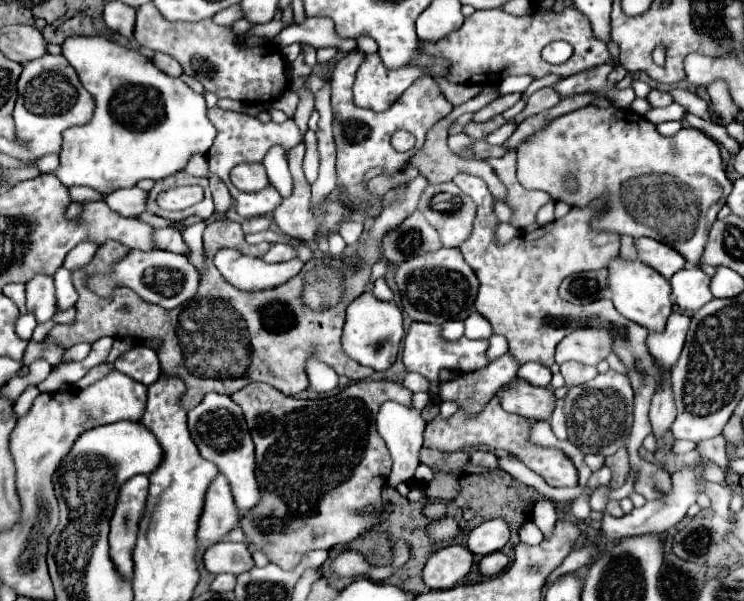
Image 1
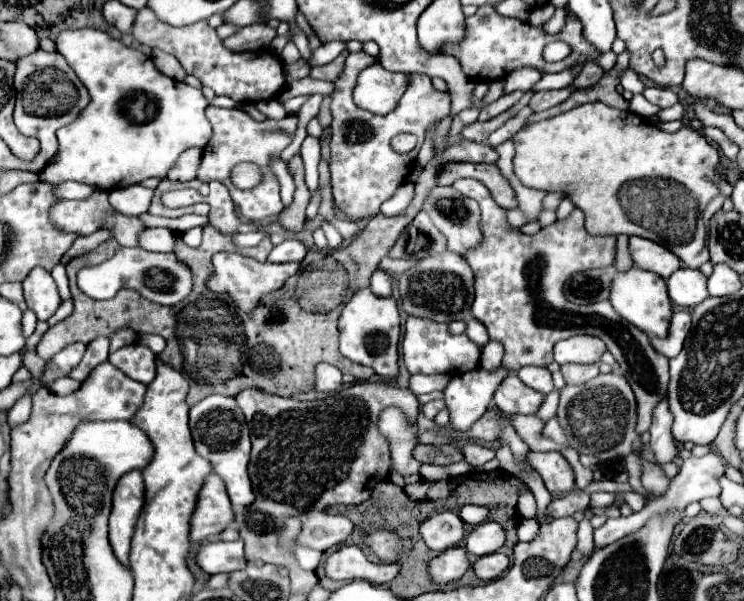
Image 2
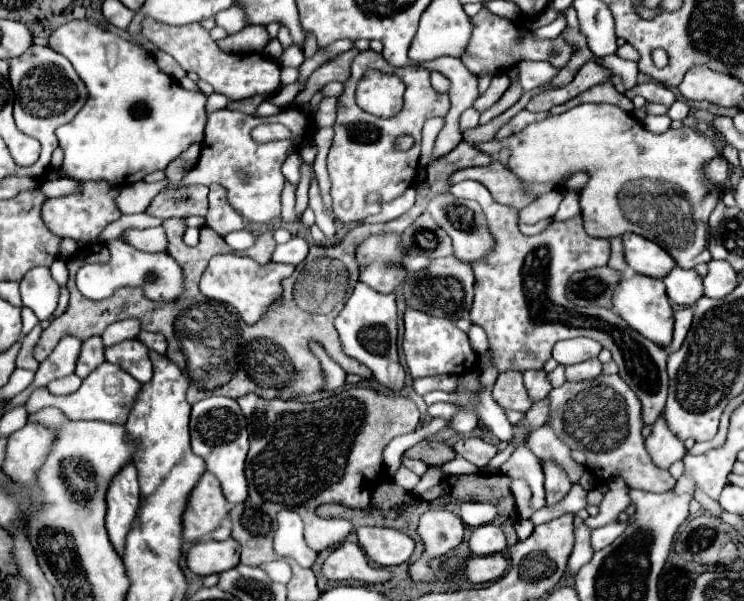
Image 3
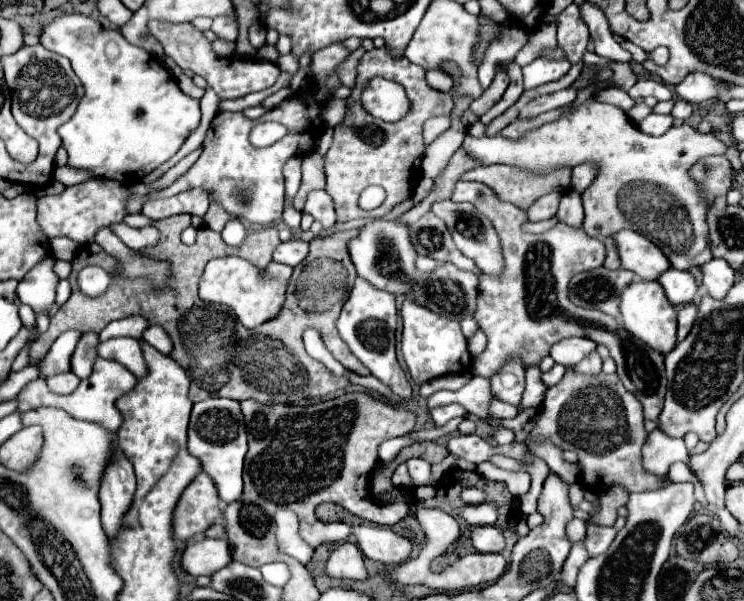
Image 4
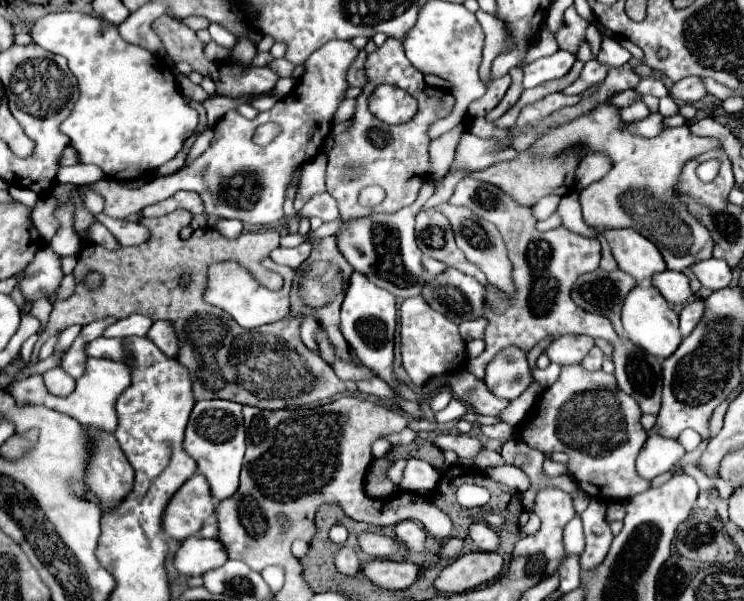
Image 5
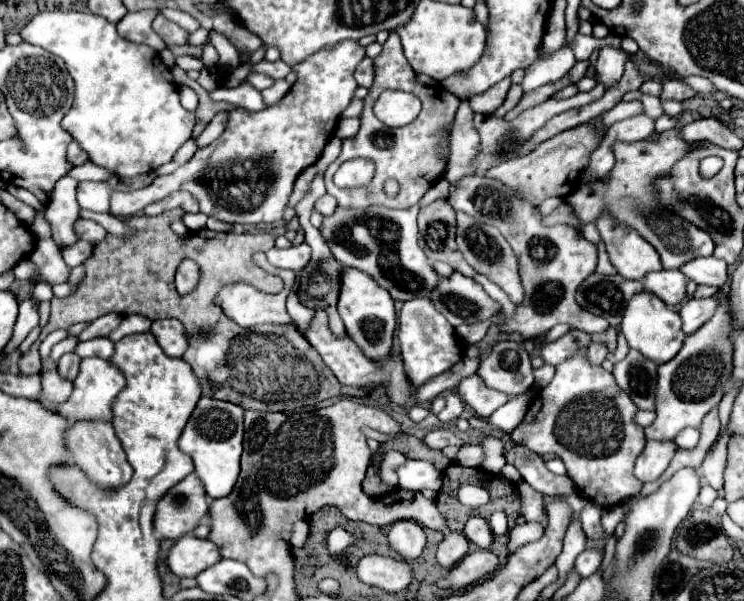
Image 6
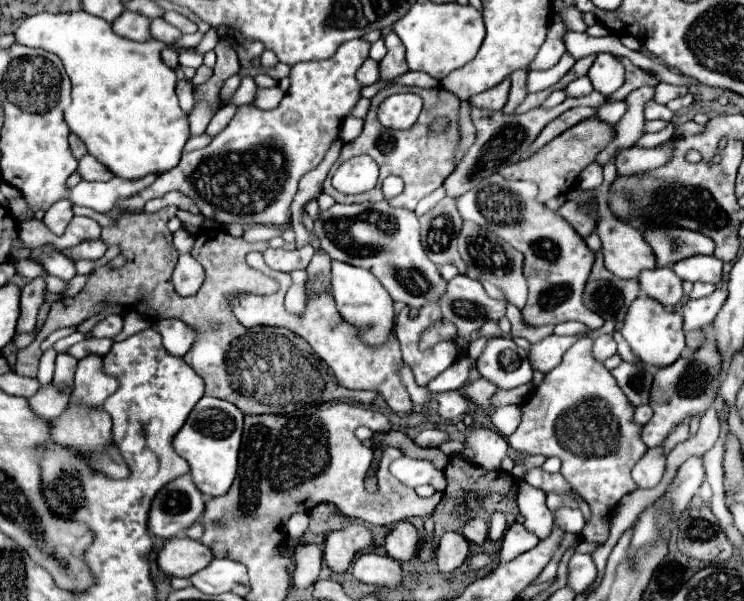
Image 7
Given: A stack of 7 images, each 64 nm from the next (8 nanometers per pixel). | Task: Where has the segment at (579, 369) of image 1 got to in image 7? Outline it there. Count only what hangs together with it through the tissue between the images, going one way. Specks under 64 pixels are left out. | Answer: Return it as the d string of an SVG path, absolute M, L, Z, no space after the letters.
M604 334L604 336L596 338L596 340L594 340L594 350L592 350L592 354L594 354L596 360L600 360L600 362L604 362L604 360L610 358L612 354L616 354L616 342L614 342L614 338L612 338L610 334Z

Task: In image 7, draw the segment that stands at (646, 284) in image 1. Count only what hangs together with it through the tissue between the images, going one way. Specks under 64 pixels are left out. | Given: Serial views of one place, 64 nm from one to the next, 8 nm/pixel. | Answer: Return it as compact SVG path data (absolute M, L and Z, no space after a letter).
M636 298L634 304L628 308L622 336L630 344L632 352L638 356L640 362L656 368L664 368L668 364L674 364L682 350L684 350L684 332L682 332L682 316L668 312L662 304L658 304L652 298Z

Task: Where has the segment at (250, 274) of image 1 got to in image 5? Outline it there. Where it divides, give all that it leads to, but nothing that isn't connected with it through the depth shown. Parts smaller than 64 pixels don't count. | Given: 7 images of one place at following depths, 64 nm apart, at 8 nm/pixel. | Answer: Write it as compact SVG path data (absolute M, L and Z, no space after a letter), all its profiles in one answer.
M264 258L262 264L268 270L278 272L284 278L284 288L278 292L272 292L268 288L262 288L256 284L256 280L238 264L234 262L224 262L224 264L214 264L210 266L210 278L208 278L208 292L206 292L206 300L216 300L214 304L218 308L222 308L226 314L232 316L232 320L236 320L242 328L256 328L262 324L270 324L276 320L284 320L284 316L288 316L286 312L286 276L292 276L292 268L288 266L278 266L274 264L270 258Z

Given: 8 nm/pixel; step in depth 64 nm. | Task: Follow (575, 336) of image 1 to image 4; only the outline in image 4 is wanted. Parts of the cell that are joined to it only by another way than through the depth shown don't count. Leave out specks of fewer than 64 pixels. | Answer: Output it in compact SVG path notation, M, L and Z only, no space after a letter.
M564 338L550 348L550 356L562 366L576 366L592 350L596 350L596 342L590 338Z

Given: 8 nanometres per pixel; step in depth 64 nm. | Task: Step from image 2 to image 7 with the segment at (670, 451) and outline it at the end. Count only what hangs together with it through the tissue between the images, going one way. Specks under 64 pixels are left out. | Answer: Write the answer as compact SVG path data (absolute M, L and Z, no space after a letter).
M650 448L632 470L632 478L640 490L656 488L666 470L666 458L660 448Z

